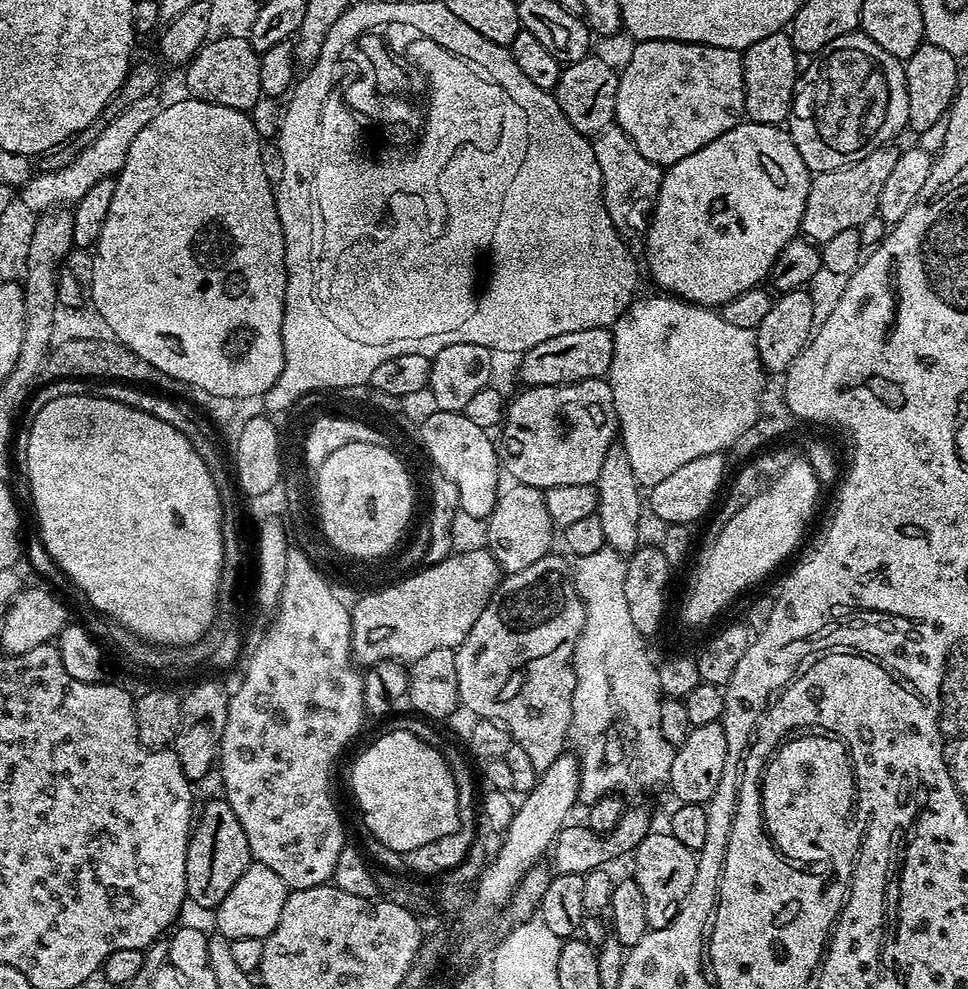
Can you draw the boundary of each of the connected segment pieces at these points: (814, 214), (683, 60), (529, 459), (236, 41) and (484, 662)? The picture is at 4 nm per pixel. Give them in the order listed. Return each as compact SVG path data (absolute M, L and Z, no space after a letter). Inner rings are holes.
M889 142L884 147L866 154L853 164L842 166L838 170L817 172L811 177L806 198L806 210L802 214L800 232L808 240L822 246L839 234L841 230L859 229L868 219L877 215L879 198L886 178L893 171L894 164L901 154L899 147Z
M641 40L635 47L636 49L628 56L628 65L624 69L621 67L618 72L620 81L618 82L618 94L616 95L616 118L614 124L615 127L624 131L630 138L630 142L634 142L634 146L638 146L639 152L645 158L650 158L650 162L661 166L682 162L682 158L690 158L690 154L694 154L694 150L702 150L702 146L714 142L714 138L726 134L726 130L730 130L734 125L741 123L745 119L744 62L741 53L737 49L719 48L709 44L687 44L681 40Z
M594 379L584 381L574 381L572 384L562 385L539 385L537 388L525 387L524 393L516 401L509 403L506 408L506 415L502 425L504 432L504 445L501 443L498 448L498 455L505 473L512 475L511 479L518 484L534 486L541 490L547 490L554 486L582 486L583 484L595 485L598 478L598 470L602 470L602 458L606 458L606 450L618 436L618 421L616 418L616 407L612 391L608 385L607 379Z
M220 37L208 40L204 47L196 53L192 63L187 65L184 80L188 83L187 95L193 100L214 102L218 106L230 106L239 112L248 112L262 98L258 70L260 69L260 53L244 37Z
M556 555L543 556L541 560L534 562L534 566L526 566L526 570L518 570L505 575L501 579L500 585L496 587L496 592L493 594L490 603L484 607L482 614L478 614L478 622L474 622L474 626L470 626L470 634L466 634L464 641L454 649L456 665L458 666L458 694L460 695L461 705L465 709L468 707L473 712L473 717L481 720L495 720L504 727L512 736L514 743L522 746L522 750L526 750L530 762L534 762L534 770L537 774L544 772L550 766L554 766L556 759L565 755L566 745L570 740L572 699L576 689L576 675L572 669L572 655L574 654L574 646L578 642L578 634L582 634L582 626L586 622L584 603L576 587L572 585L569 565L564 565L563 558Z

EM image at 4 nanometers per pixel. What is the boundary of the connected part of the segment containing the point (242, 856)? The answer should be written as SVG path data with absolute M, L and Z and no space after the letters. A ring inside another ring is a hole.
M217 798L204 809L199 809L198 819L188 838L186 850L186 890L187 899L200 908L215 910L230 894L230 889L242 874L246 874L248 865L253 863L250 842L246 842L246 830L238 822L234 810L230 810L227 800Z

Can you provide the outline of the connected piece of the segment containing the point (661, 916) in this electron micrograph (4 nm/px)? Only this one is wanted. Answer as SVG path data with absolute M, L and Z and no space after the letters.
M652 830L642 838L641 844L634 851L635 858L636 872L634 872L634 879L638 882L638 886L642 890L642 899L646 902L648 927L649 929L666 928L668 923L678 914L680 904L690 894L690 886L694 886L694 878L698 874L697 853L690 851L686 846L682 846L682 842L678 842L678 838L674 838L671 832Z

